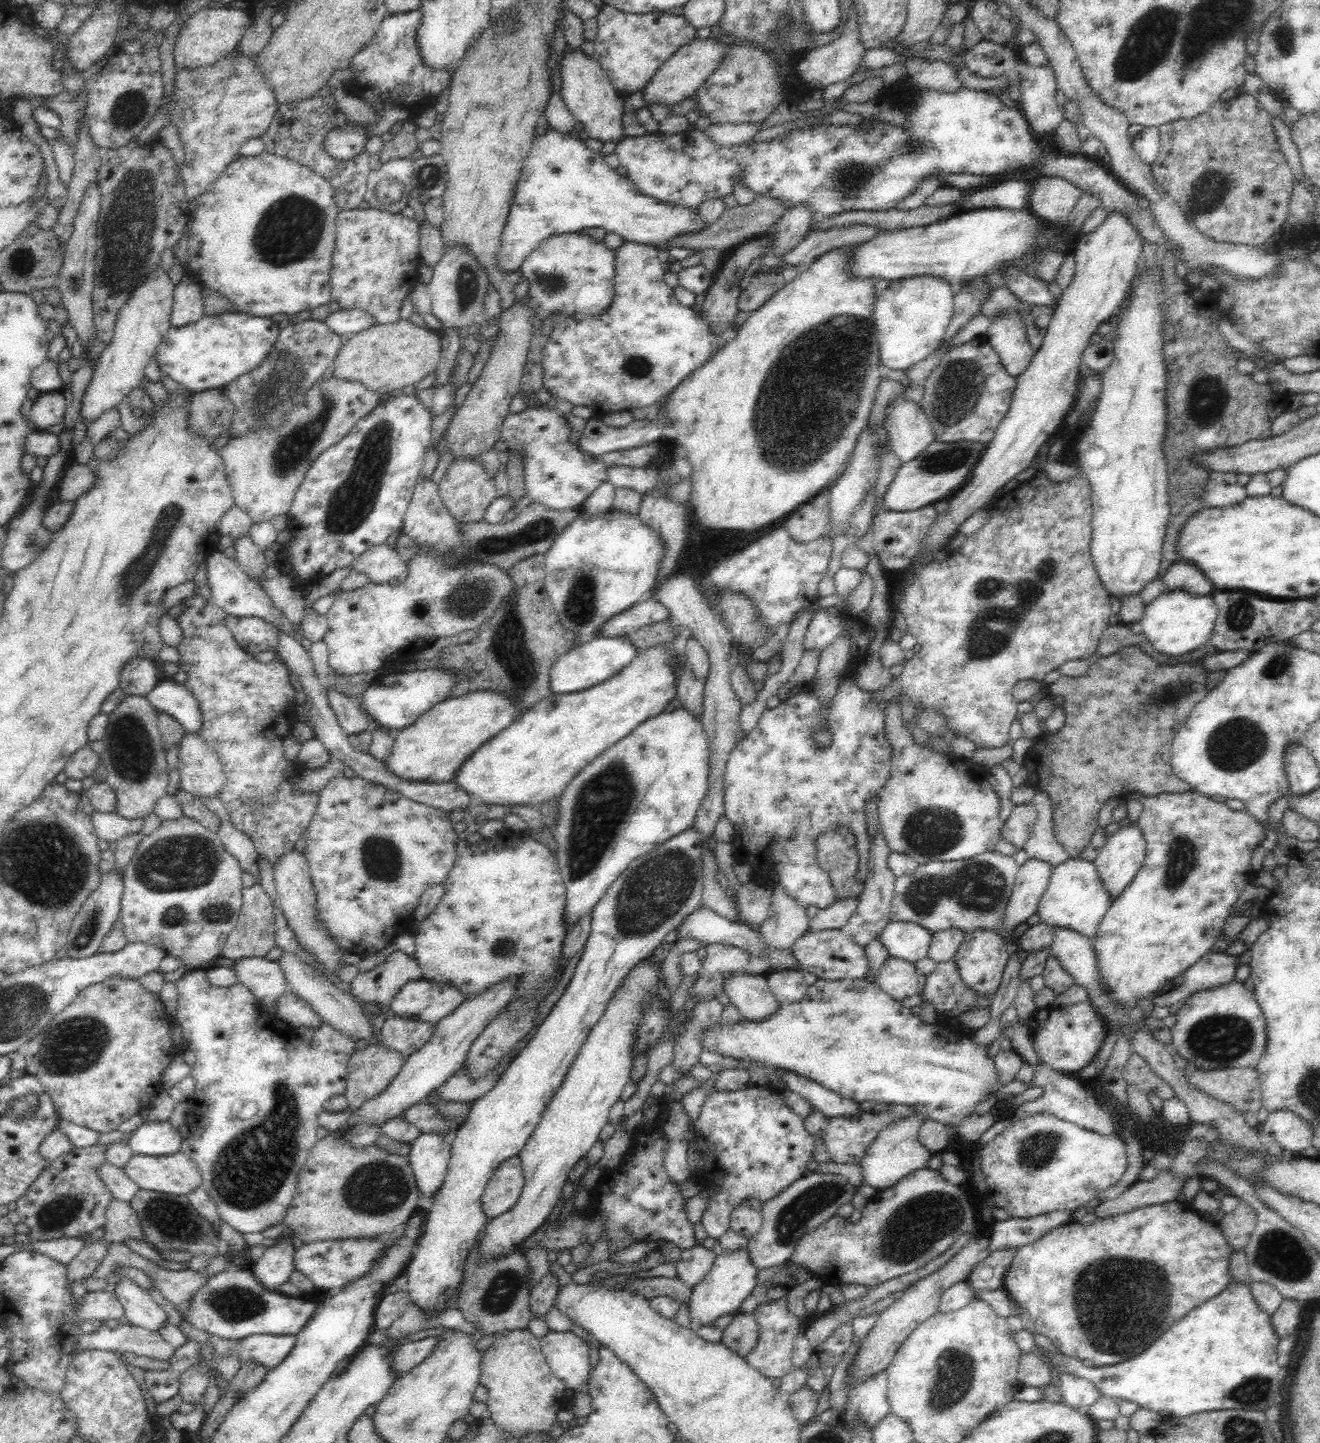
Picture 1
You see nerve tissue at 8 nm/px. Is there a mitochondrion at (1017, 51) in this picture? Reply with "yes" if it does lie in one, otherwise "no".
no

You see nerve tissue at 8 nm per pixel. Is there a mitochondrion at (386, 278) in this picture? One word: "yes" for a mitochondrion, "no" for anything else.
no

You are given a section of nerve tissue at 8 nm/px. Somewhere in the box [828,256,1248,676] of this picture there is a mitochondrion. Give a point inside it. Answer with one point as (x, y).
(995, 627)

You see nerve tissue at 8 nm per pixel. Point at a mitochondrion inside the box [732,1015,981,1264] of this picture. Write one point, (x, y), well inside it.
(790, 1218)

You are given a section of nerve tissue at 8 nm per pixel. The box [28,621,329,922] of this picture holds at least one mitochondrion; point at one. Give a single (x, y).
(182, 861)

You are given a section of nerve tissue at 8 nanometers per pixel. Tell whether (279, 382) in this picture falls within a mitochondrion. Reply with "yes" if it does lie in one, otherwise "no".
yes

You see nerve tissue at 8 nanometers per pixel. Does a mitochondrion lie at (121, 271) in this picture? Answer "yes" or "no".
yes

